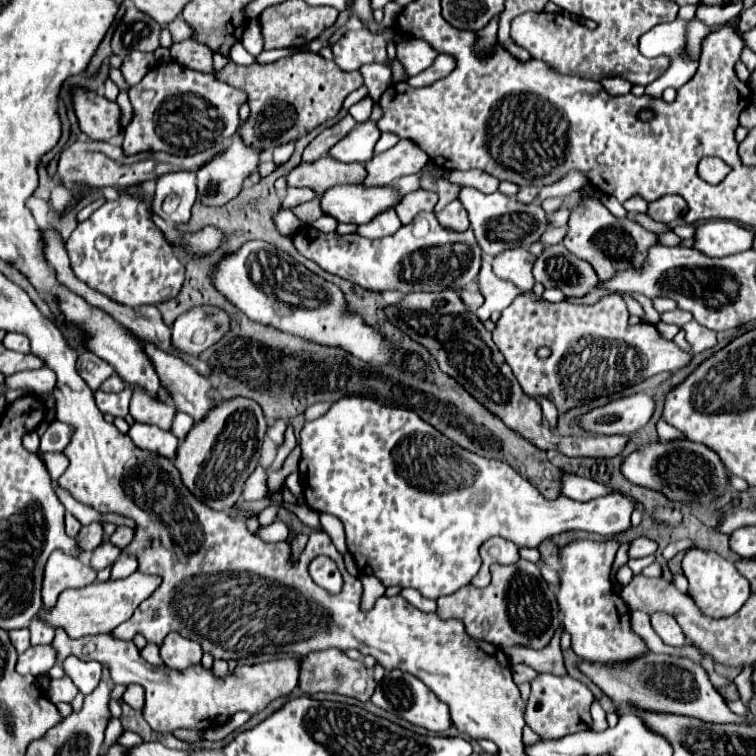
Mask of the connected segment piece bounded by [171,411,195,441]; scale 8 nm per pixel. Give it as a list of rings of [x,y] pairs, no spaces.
[[[177,413],[175,415],[175,419],[173,419],[173,429],[171,429],[171,433],[173,435],[177,435],[179,437],[179,441],[183,441],[185,439],[185,435],[191,431],[191,427],[193,427],[193,419],[189,417],[189,415],[185,415],[185,413]]]

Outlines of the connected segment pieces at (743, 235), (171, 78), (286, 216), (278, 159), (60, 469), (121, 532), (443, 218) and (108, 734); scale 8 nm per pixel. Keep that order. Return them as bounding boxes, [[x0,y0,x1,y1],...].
[[695,221,753,257],[123,61,247,155],[275,209,303,235],[273,143,295,165],[45,453,69,481],[111,527,133,547],[437,201,469,231],[104,717,125,747]]

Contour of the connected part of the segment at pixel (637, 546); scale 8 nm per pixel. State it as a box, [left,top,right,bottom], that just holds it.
[629,537,659,557]

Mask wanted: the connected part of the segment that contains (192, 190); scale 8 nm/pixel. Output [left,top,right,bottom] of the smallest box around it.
[153,171,197,225]

